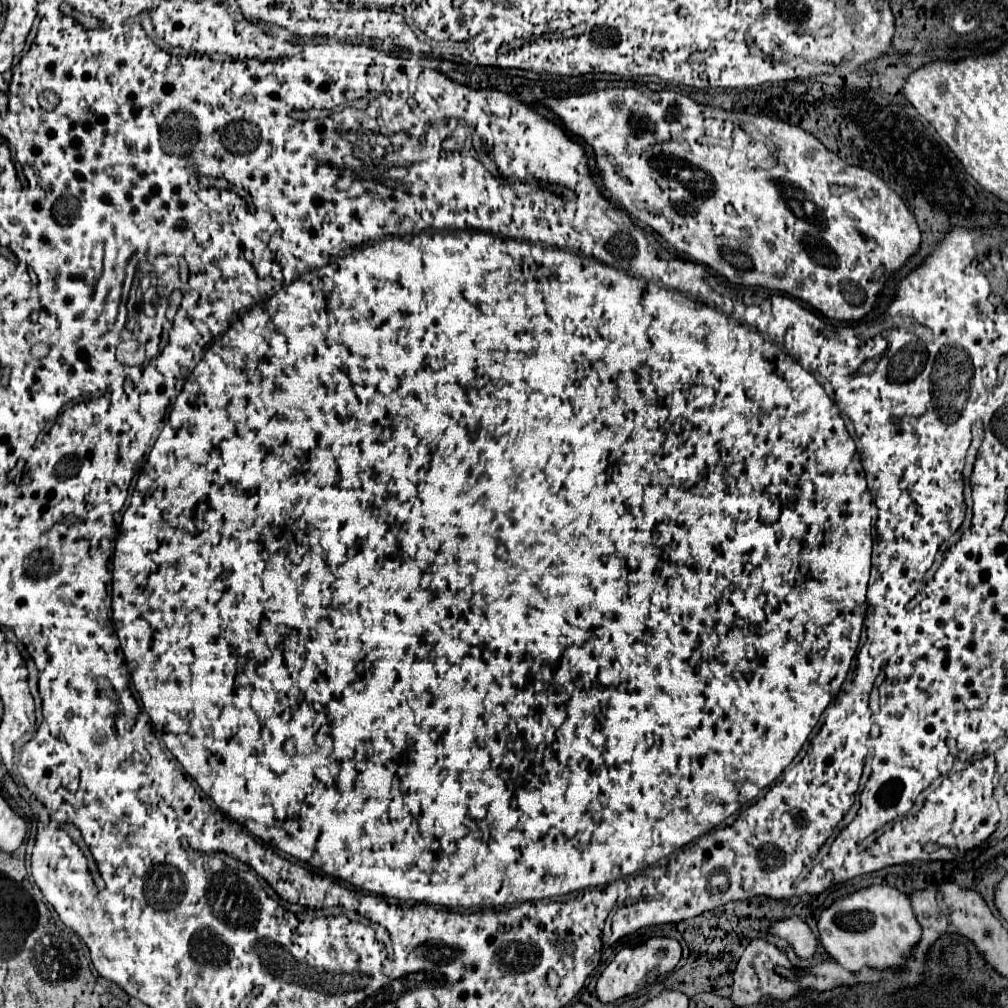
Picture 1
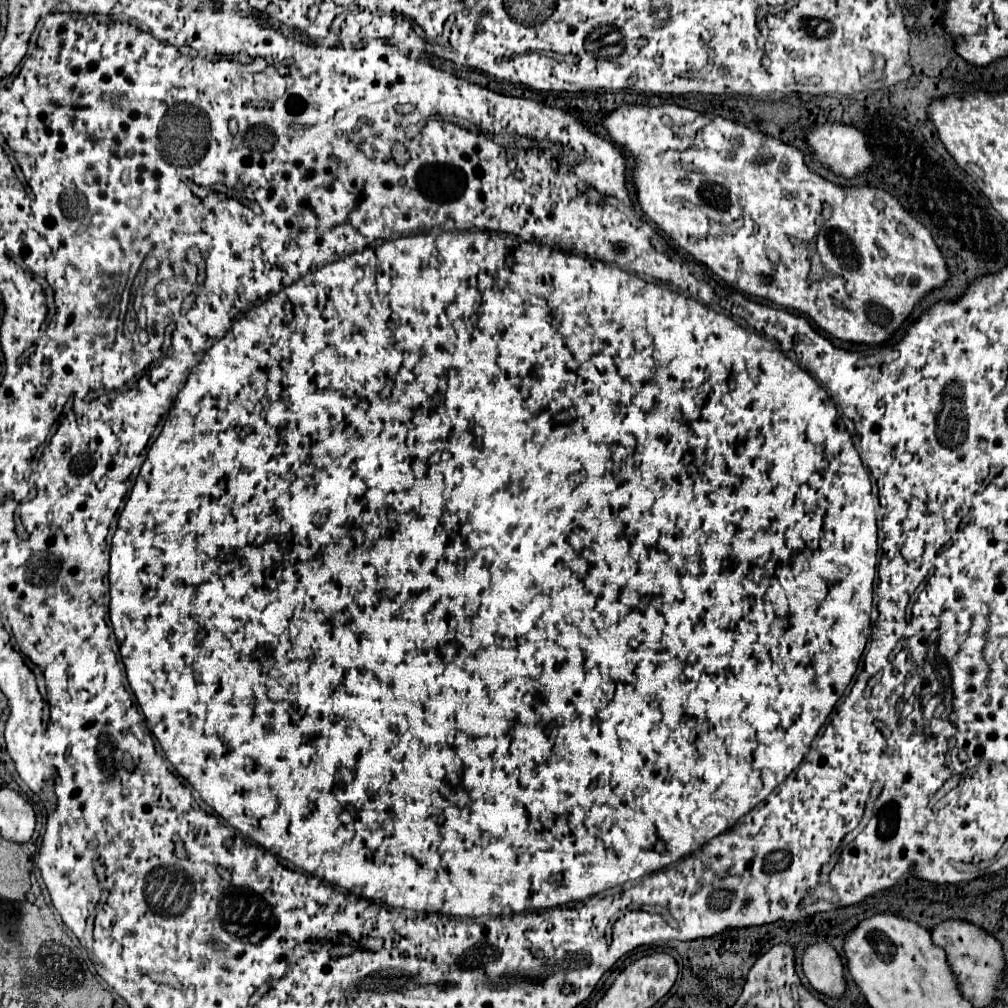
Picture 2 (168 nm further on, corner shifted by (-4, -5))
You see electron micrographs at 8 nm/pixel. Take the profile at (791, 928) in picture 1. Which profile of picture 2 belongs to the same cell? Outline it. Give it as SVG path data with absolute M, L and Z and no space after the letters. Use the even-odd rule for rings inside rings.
M817 942L805 950L803 960L805 976L817 992L829 998L841 998L845 994L847 982L843 974L843 962L833 946L827 942Z

